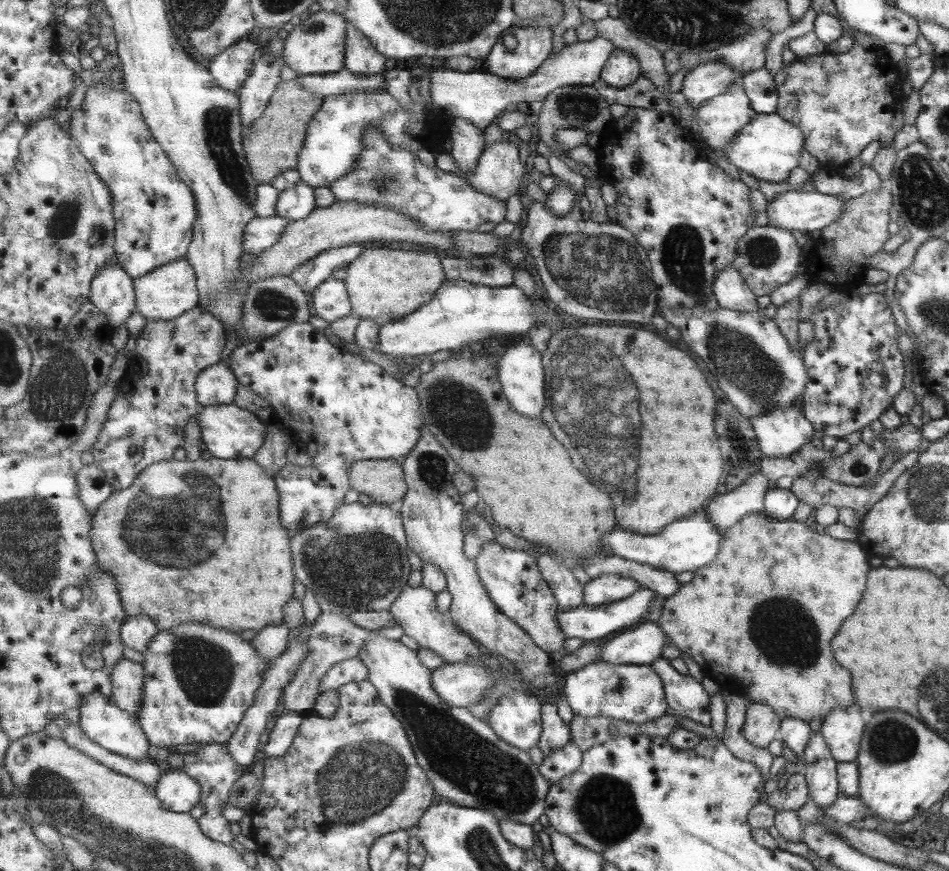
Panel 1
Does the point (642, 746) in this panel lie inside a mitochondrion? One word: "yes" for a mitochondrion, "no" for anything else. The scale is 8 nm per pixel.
no

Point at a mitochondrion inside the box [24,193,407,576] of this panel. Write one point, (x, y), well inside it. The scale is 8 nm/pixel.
(164, 527)

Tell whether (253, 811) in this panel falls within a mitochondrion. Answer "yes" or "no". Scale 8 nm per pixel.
no

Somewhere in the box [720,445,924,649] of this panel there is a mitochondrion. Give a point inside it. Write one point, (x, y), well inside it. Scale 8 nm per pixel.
(861, 469)

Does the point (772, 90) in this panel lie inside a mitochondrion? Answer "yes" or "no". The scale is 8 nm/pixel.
no

